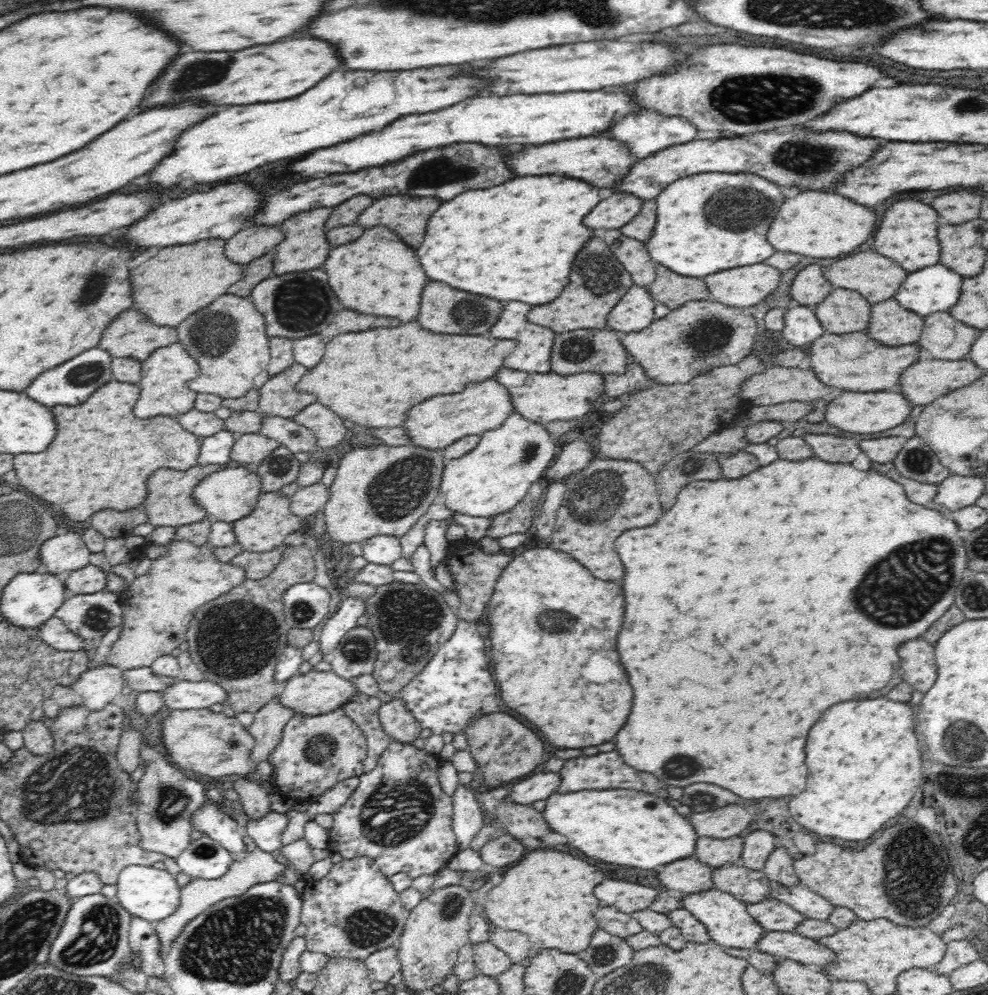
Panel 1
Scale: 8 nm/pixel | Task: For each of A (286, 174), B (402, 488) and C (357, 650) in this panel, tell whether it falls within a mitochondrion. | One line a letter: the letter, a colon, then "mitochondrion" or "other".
A: other
B: mitochondrion
C: mitochondrion

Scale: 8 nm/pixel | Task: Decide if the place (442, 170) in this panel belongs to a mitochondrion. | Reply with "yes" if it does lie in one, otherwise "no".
yes

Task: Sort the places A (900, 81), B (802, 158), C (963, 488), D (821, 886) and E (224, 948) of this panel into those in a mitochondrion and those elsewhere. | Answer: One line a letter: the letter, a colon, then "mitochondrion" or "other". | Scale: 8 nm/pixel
A: other
B: mitochondrion
C: other
D: other
E: mitochondrion

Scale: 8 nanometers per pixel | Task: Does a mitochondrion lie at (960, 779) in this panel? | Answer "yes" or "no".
yes

